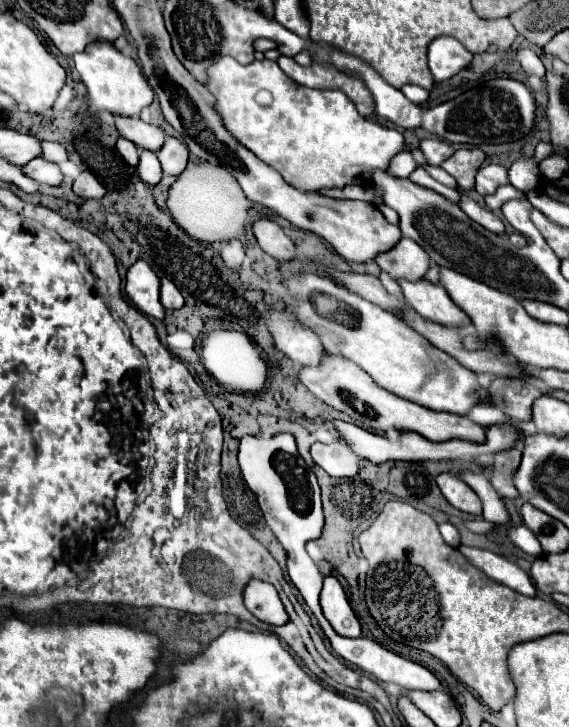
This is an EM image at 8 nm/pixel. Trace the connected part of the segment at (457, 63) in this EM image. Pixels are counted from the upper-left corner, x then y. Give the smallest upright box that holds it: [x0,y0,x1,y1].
[428,38,472,82]

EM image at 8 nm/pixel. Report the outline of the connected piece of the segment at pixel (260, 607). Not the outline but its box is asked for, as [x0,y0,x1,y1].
[244,580,288,626]

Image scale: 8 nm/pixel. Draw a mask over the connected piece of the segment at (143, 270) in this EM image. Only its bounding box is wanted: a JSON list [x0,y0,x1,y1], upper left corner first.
[126,260,164,320]

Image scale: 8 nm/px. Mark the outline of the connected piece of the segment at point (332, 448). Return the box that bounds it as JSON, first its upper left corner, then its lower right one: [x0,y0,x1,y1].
[310,442,358,478]

